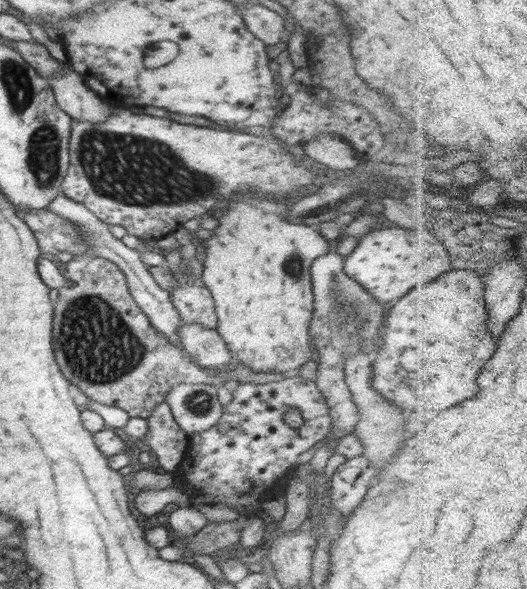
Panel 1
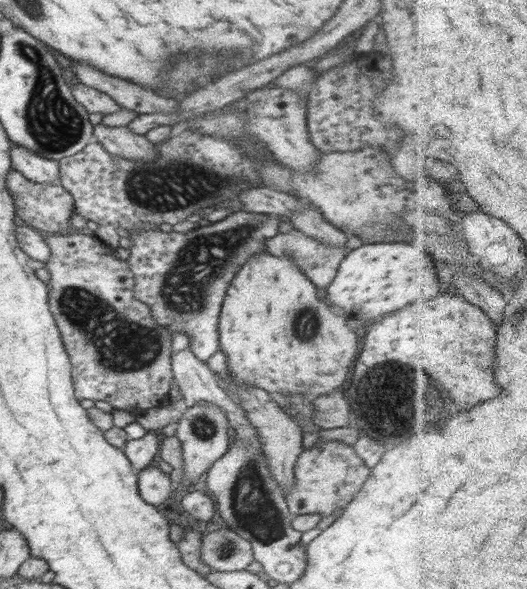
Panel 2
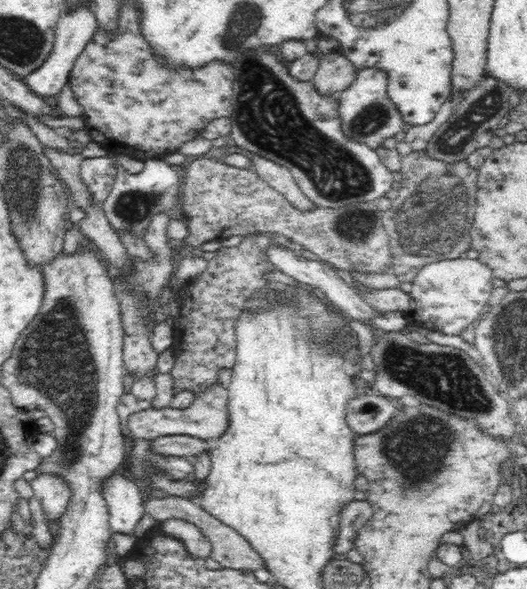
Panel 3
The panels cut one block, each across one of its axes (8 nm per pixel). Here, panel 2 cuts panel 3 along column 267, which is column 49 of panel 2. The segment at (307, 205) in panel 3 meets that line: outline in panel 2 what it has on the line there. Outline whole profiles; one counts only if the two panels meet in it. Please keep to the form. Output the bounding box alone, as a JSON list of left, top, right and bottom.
[10,144,59,184]

